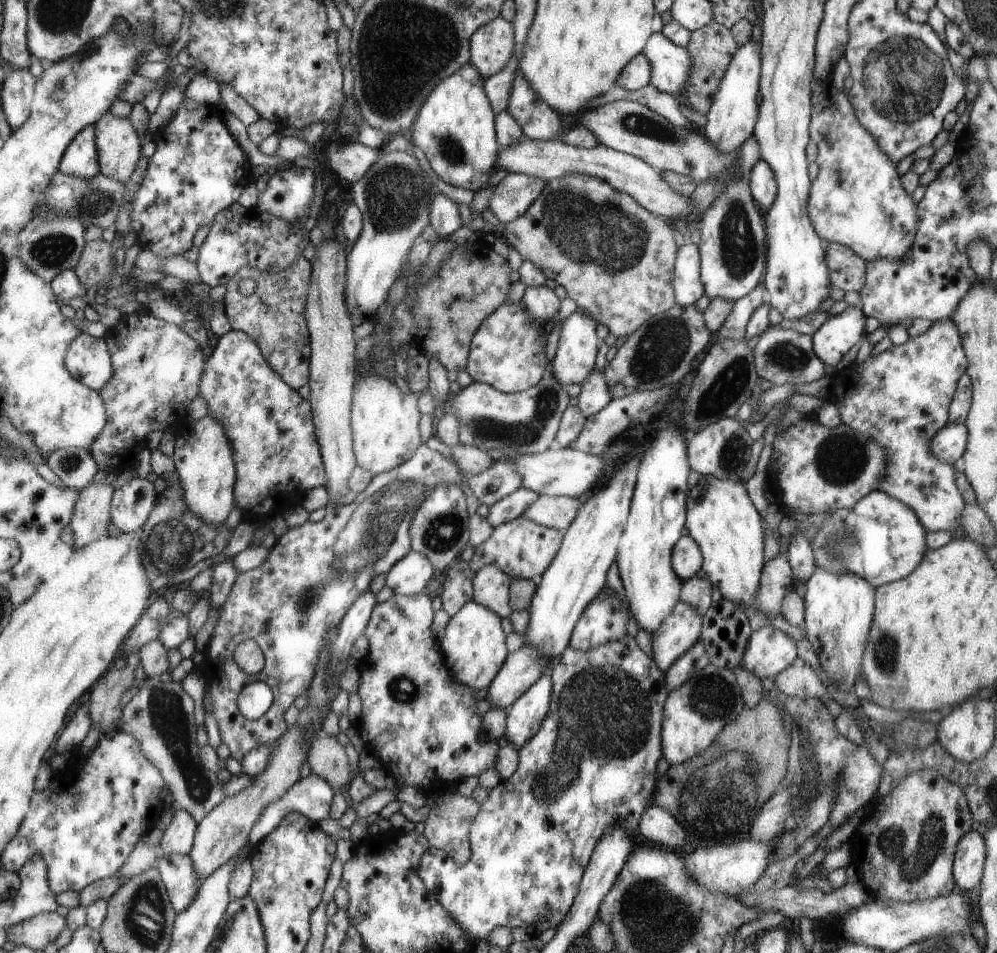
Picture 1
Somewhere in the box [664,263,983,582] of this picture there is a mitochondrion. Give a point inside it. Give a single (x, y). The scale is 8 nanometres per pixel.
(841, 459)

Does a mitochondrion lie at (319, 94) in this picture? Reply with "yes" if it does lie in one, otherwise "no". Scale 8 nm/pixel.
no

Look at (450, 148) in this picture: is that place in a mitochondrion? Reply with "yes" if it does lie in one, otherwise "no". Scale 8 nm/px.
yes

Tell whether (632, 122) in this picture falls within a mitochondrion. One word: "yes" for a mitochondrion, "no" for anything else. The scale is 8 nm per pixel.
yes

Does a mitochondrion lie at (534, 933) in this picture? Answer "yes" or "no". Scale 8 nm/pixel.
no

